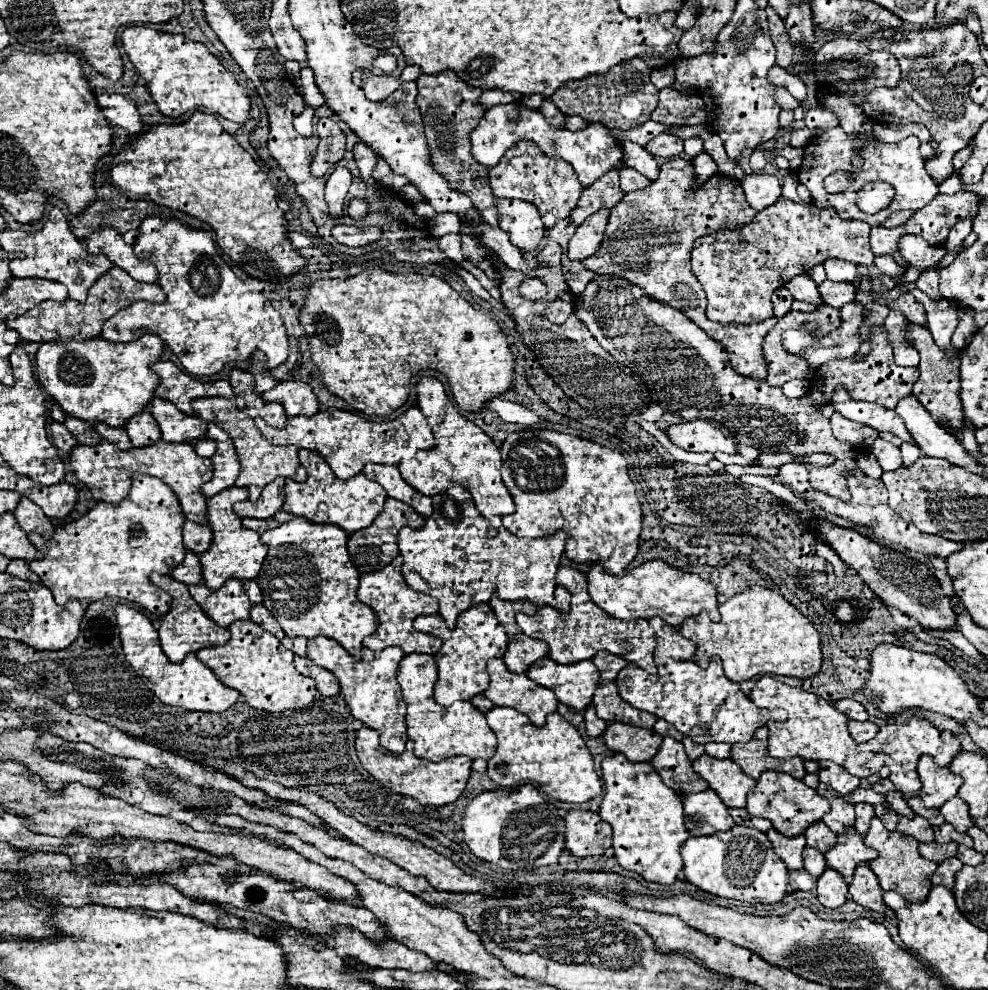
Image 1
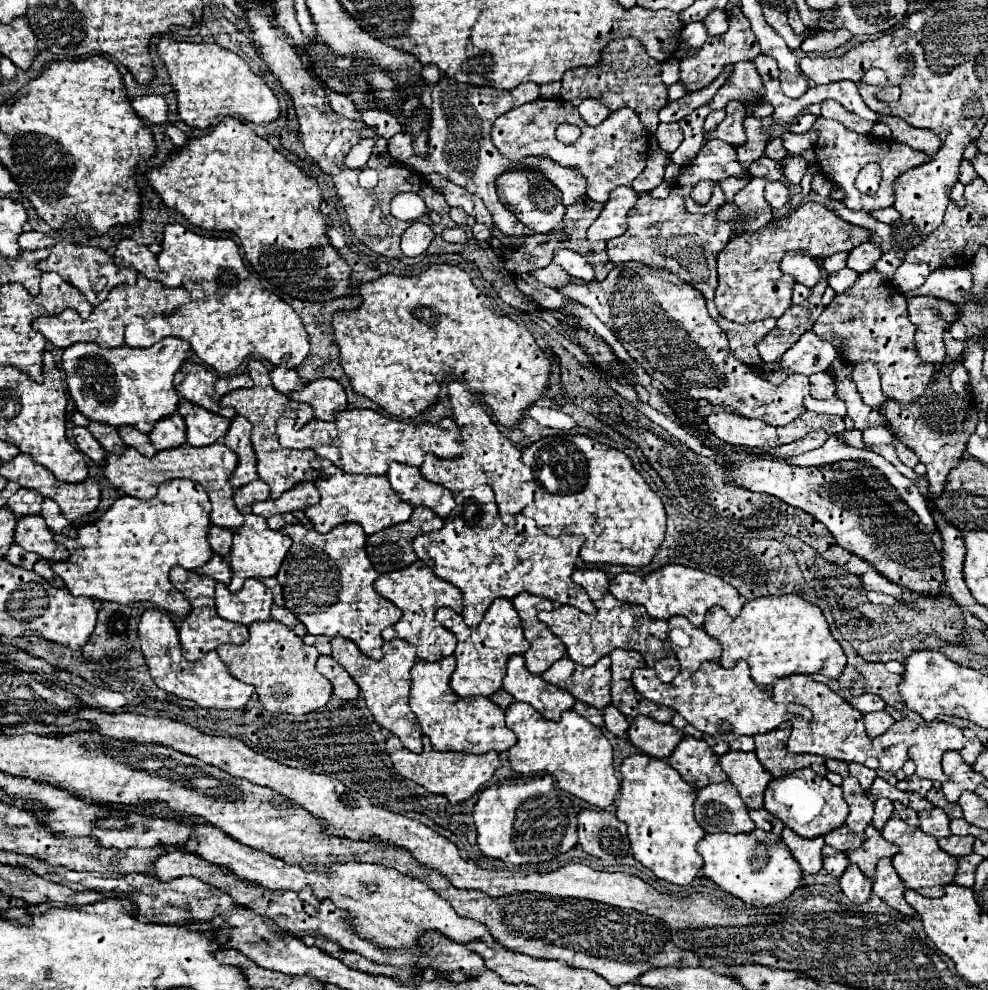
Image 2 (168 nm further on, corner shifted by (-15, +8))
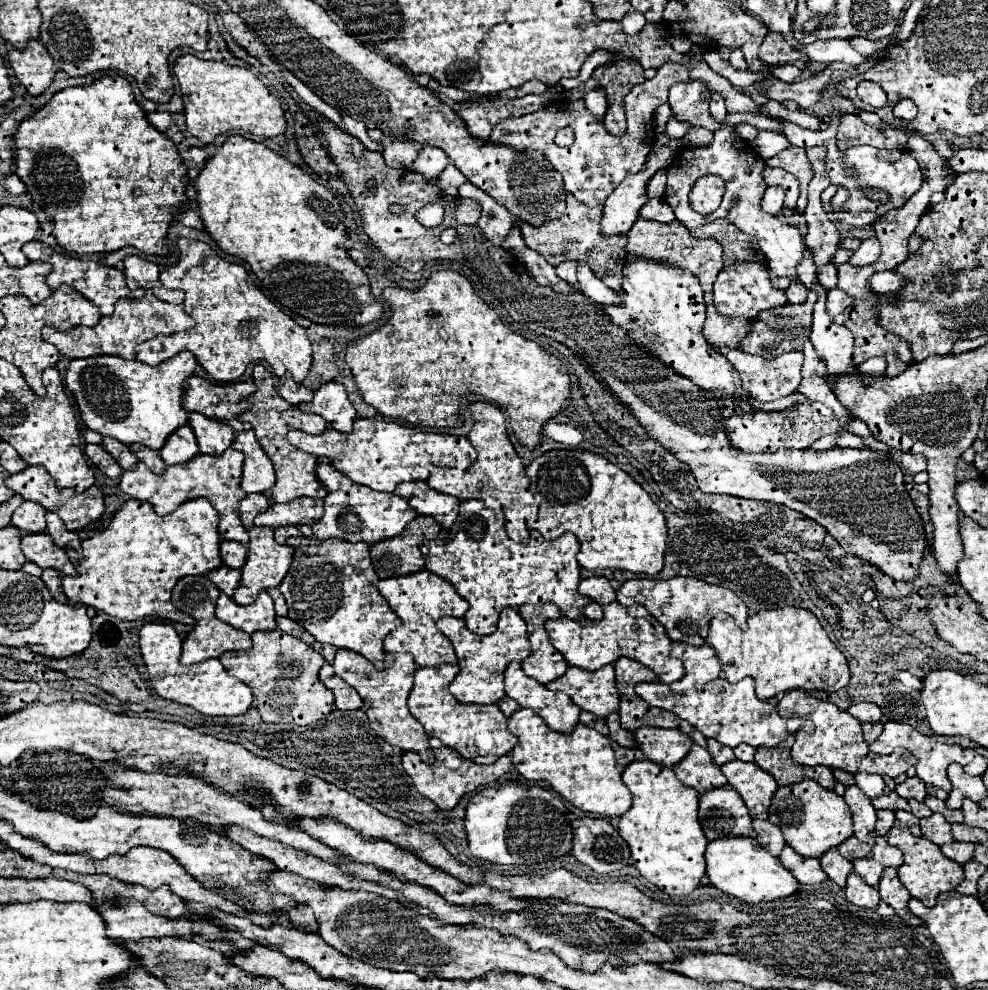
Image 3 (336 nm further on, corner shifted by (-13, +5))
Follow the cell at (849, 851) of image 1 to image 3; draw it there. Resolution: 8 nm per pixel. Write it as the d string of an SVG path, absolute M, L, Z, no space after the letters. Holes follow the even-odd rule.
M884 837L876 839L876 845L868 853L868 857L854 861L854 871L872 887L880 883L882 871L886 867L900 867L904 863L904 855L898 847L888 845Z

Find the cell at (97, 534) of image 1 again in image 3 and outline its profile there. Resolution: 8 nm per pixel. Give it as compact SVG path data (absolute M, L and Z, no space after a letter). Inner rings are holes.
M130 499L124 503L124 507L112 517L110 525L104 531L98 531L94 537L82 541L82 557L76 565L78 577L64 577L62 589L70 603L94 607L98 611L104 611L112 617L118 617L122 621L136 621L142 617L158 617L164 621L194 625L194 619L190 615L184 615L178 611L172 601L172 589L178 583L178 579L186 575L204 575L208 571L214 571L222 565L220 557L220 533L218 533L218 511L212 507L206 499L194 499L182 503L174 513L170 515L156 515L154 509L138 499Z

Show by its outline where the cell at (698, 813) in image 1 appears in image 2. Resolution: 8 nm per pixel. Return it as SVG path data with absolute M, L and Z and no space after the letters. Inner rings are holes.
M710 784L698 790L694 804L696 820L706 832L750 832L754 822L748 816L746 804L740 800L738 790L730 784Z

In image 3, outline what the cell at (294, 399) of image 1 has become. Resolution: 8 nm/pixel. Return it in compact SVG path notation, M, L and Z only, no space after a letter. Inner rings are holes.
M334 381L324 383L314 393L312 403L304 403L304 405L298 405L298 407L306 413L322 415L328 421L330 429L336 429L336 431L342 431L342 433L350 433L352 423L356 421L356 409L350 403L344 385L334 383Z

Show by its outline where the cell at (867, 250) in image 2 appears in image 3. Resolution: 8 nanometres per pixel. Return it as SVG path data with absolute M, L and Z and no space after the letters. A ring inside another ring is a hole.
M868 237L854 251L854 255L850 257L850 263L856 267L864 267L864 265L872 265L878 257L880 257L880 243L876 237Z

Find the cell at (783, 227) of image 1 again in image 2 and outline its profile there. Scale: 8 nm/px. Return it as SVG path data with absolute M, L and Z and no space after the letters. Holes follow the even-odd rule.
M804 202L800 204L792 214L786 216L778 216L772 222L768 222L766 226L762 226L756 234L740 234L734 236L724 250L720 250L718 254L718 290L716 290L716 308L718 312L732 322L738 324L750 324L756 320L764 320L764 318L780 318L790 306L790 298L792 298L792 286L796 280L792 280L790 274L784 274L780 270L780 260L786 254L808 254L816 260L824 260L836 252L850 252L852 248L856 248L858 244L864 242L872 242L872 232L868 228L862 226L854 226L846 220L842 220L840 216L834 214L834 210L818 204L818 202Z

